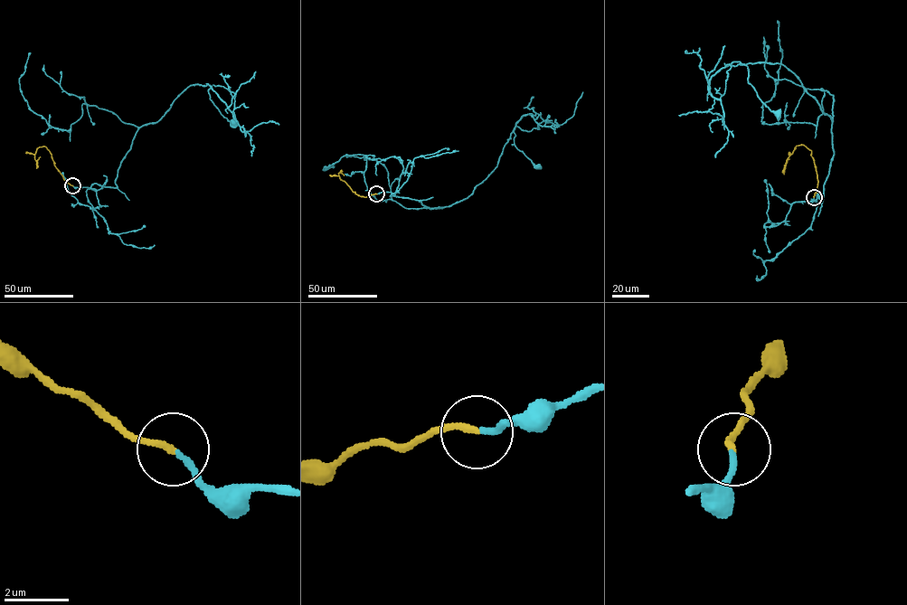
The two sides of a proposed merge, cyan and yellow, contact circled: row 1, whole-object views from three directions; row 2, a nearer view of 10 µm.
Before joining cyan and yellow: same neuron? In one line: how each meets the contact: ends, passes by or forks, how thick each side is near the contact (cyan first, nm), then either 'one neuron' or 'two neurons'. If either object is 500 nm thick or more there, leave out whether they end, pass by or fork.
cyan ends there; yellow ends there; 180 nm thick on the cyan side, 200 nm on the other; one neuron

